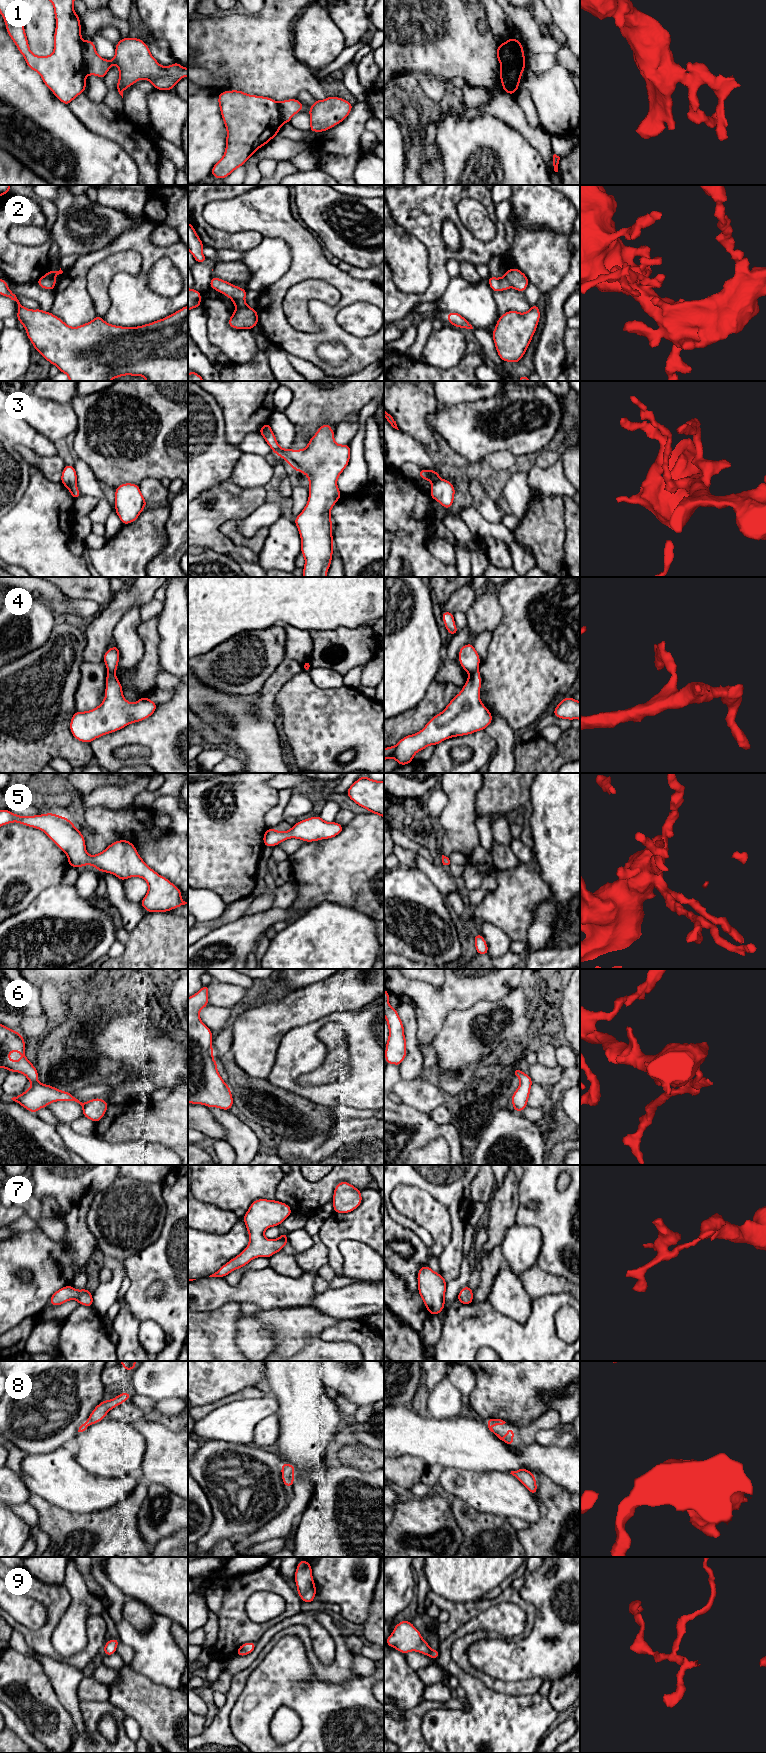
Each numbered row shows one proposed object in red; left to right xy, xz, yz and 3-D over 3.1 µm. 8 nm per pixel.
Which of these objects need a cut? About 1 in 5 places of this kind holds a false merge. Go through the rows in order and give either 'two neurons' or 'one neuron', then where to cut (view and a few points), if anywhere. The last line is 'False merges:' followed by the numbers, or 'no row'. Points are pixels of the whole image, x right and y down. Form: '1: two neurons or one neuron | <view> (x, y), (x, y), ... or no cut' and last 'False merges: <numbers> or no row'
1: two neurons | xy (83, 41), (83, 62), (87, 74)
2: two neurons | xz (248, 306), (236, 309)
3: two neurons | xz (271, 429), (263, 436)
4: two neurons | yz (478, 670), (475, 670), (470, 675)
5: one neuron | no cut
6: one neuron | no cut
7: one neuron | no cut
8: one neuron | no cut
9: one neuron | no cut
False merges: 1, 2, 3, 4

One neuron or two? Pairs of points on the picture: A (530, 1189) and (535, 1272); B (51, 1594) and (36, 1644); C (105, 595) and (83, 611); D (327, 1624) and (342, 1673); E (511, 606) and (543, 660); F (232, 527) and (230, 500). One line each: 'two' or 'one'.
A: two
B: one
C: two
D: one
E: one
F: two

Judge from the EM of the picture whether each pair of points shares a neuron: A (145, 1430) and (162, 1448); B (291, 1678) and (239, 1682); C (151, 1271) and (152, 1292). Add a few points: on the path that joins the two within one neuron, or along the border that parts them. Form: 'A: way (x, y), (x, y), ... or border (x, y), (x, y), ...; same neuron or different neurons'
A: way (149, 1434), (159, 1444); same neuron
B: border (252, 1672), (235, 1702); different neurons
C: border (163, 1286), (160, 1295), (146, 1296); different neurons

